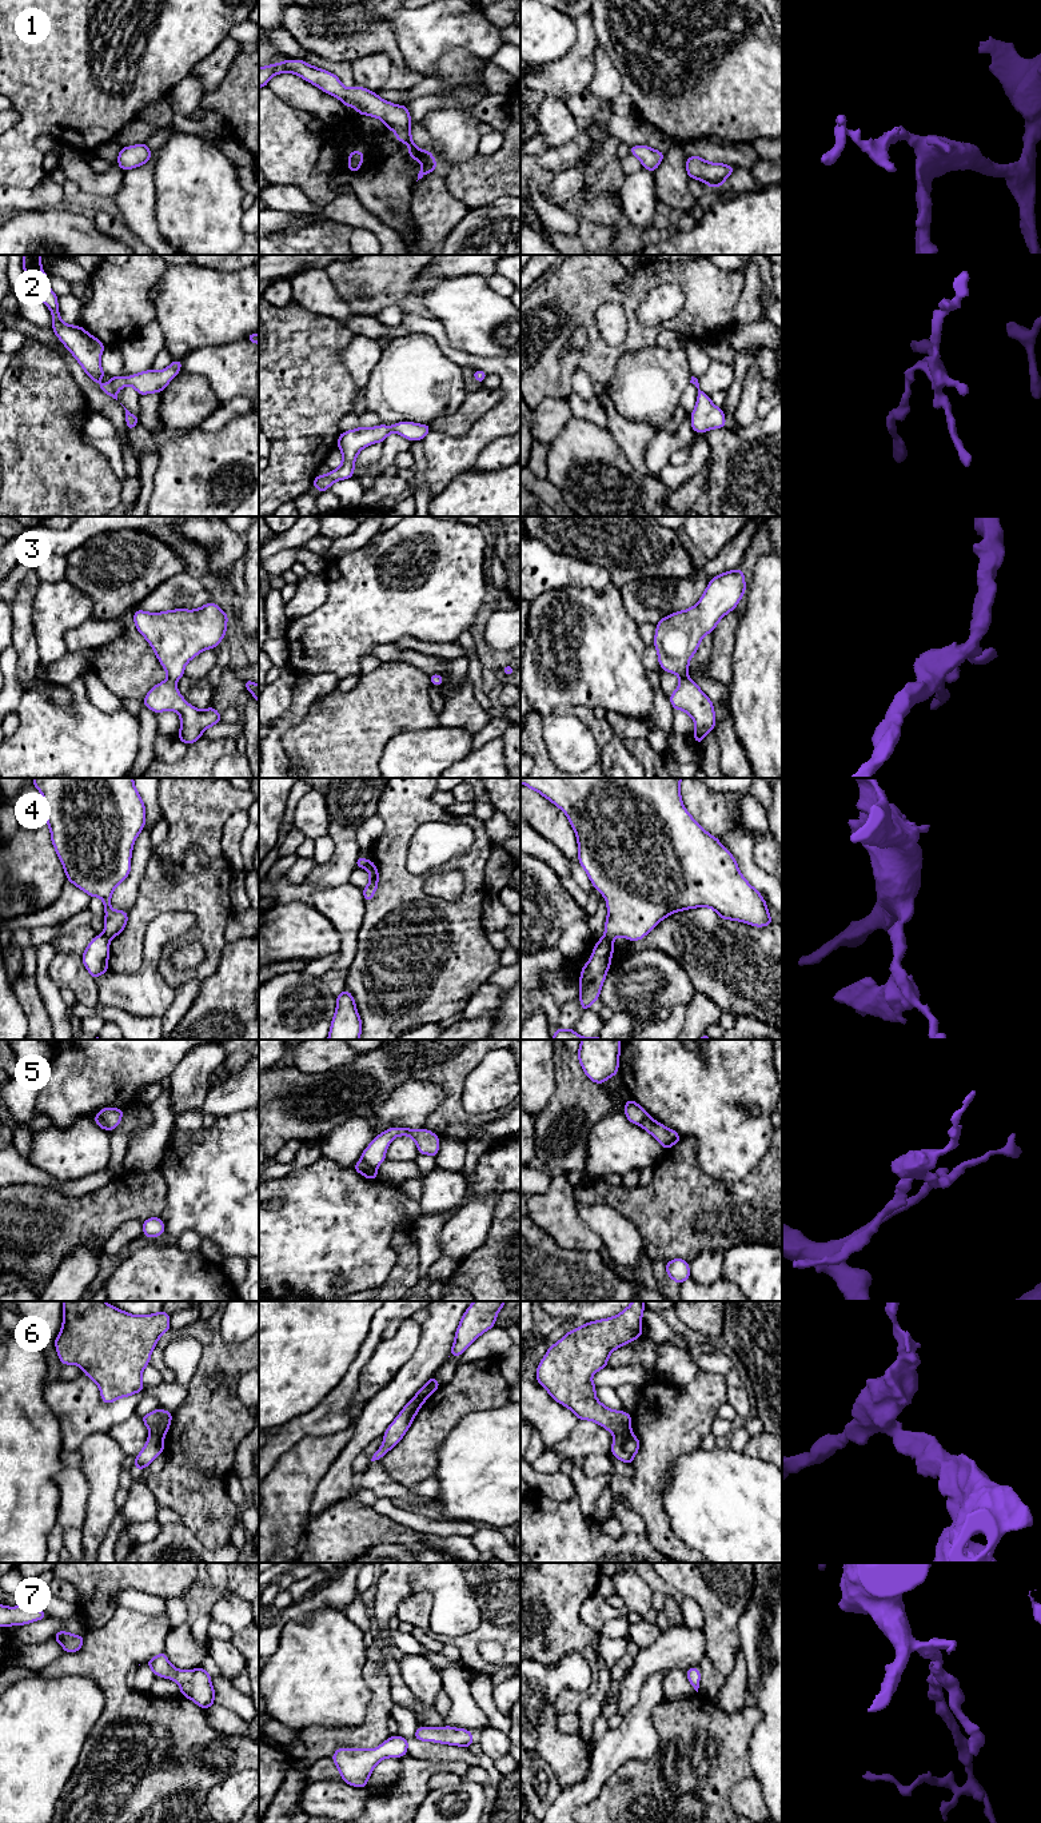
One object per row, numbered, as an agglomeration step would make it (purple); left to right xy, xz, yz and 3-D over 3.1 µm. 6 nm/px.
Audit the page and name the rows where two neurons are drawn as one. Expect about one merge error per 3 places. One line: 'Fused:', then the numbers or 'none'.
Fused: 4, 5, 6

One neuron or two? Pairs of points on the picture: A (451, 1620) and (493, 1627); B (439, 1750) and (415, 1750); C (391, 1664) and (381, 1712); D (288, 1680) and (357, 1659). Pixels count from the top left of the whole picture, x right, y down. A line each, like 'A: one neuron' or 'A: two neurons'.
A: two neurons
B: one neuron
C: two neurons
D: one neuron

